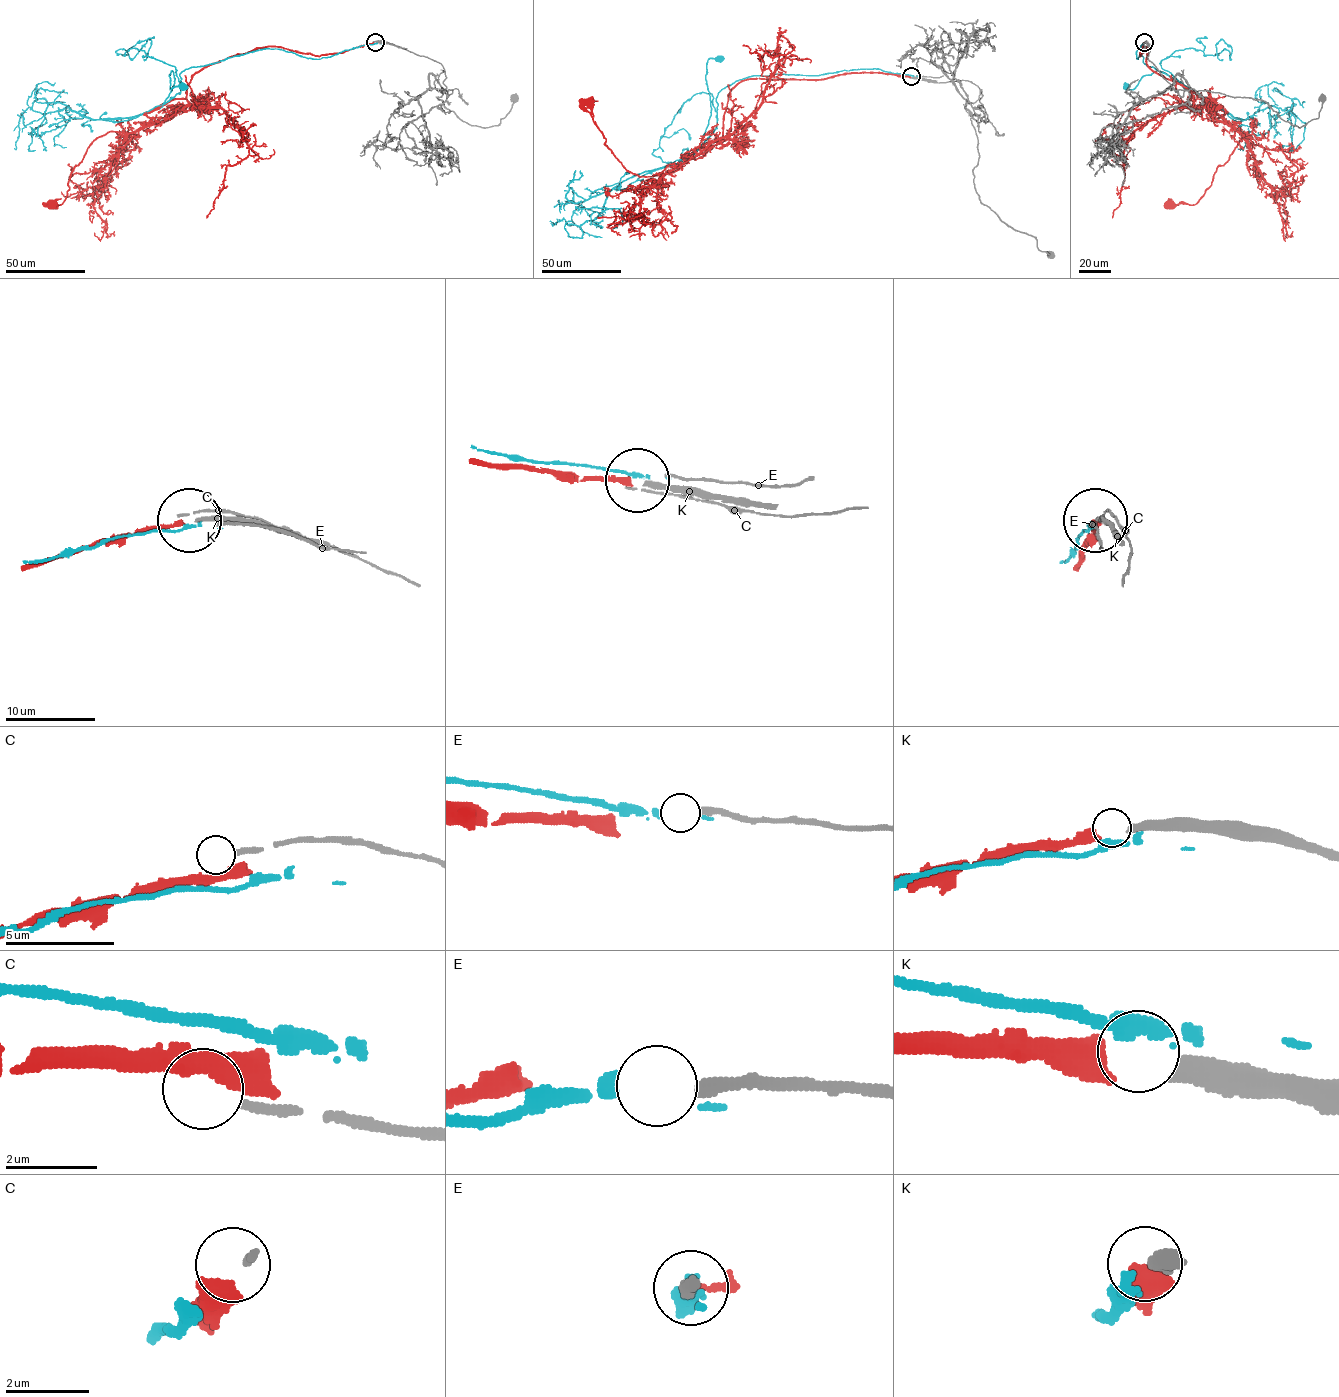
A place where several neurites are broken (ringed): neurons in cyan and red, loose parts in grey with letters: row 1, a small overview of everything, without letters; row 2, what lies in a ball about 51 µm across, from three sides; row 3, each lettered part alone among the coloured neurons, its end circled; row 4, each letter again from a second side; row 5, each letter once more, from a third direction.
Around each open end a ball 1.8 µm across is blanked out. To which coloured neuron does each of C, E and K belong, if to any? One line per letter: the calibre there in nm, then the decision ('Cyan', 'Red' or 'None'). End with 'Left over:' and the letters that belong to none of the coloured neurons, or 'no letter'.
C: Thickness 200 nm. None
E: Thickness 320 nm. Cyan
K: Thickness 480 nm. Red
Left over: C

